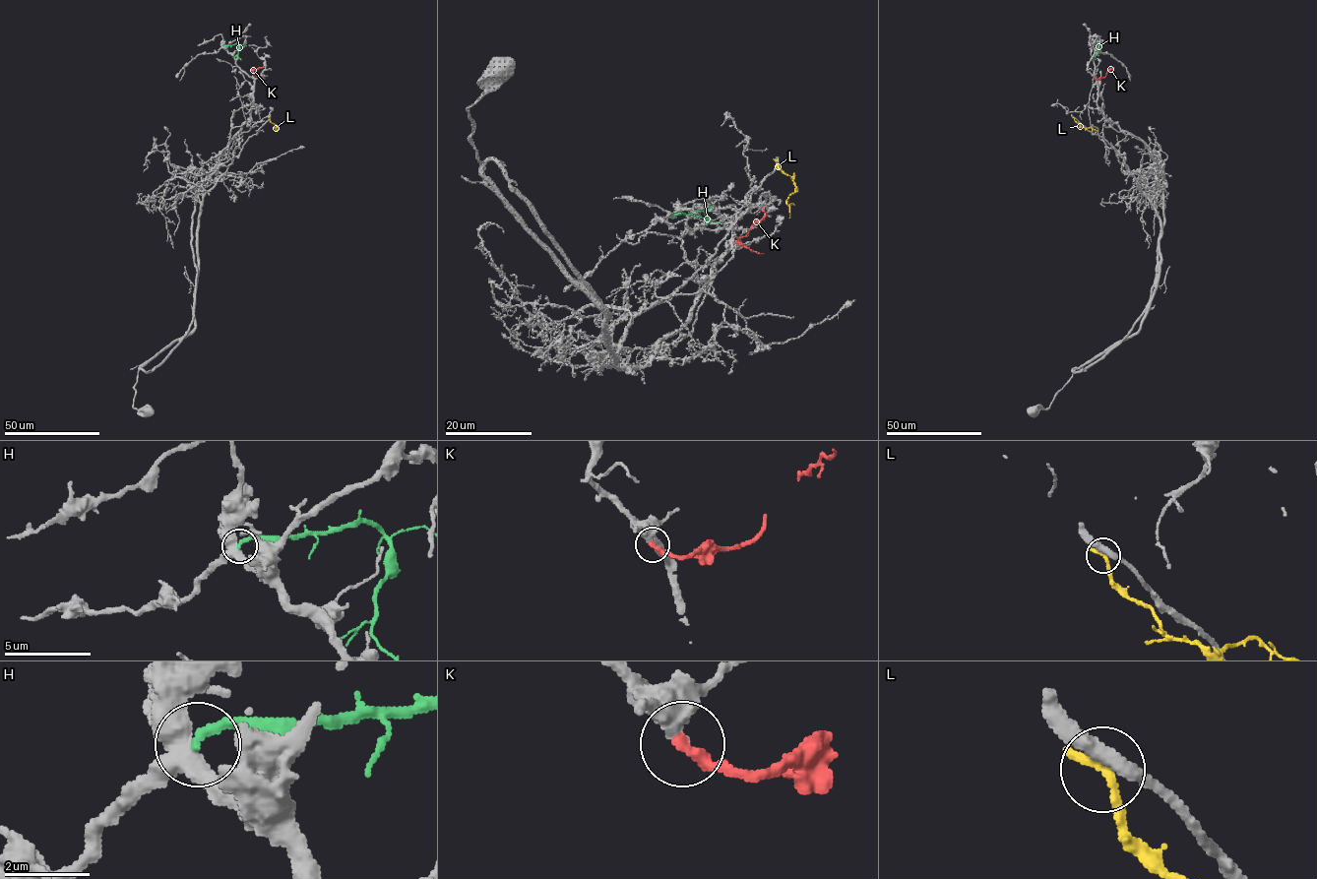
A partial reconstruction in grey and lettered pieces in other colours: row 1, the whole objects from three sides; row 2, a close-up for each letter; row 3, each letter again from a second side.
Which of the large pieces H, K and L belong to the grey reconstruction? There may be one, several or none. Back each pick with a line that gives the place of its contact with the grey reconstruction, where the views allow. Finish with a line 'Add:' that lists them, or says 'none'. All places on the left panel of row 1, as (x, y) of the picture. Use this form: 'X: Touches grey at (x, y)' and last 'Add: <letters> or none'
K: Touches grey at (264, 77)
Add: K

